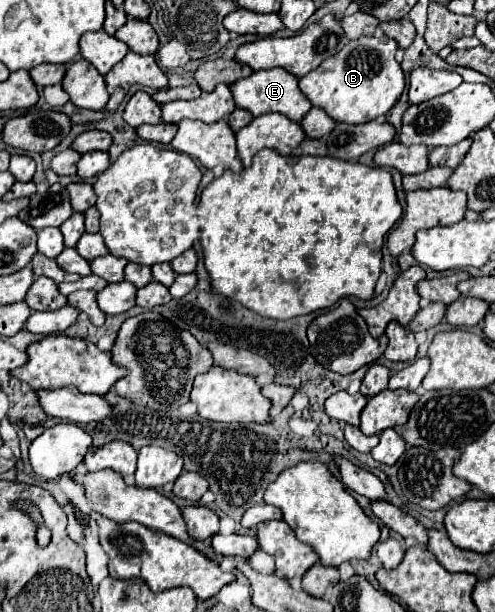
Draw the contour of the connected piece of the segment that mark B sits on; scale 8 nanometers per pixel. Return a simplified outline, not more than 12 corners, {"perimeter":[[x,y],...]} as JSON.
{"perimeter":[[386,36],[352,40],[300,80],[336,122],[382,118],[406,76]]}

